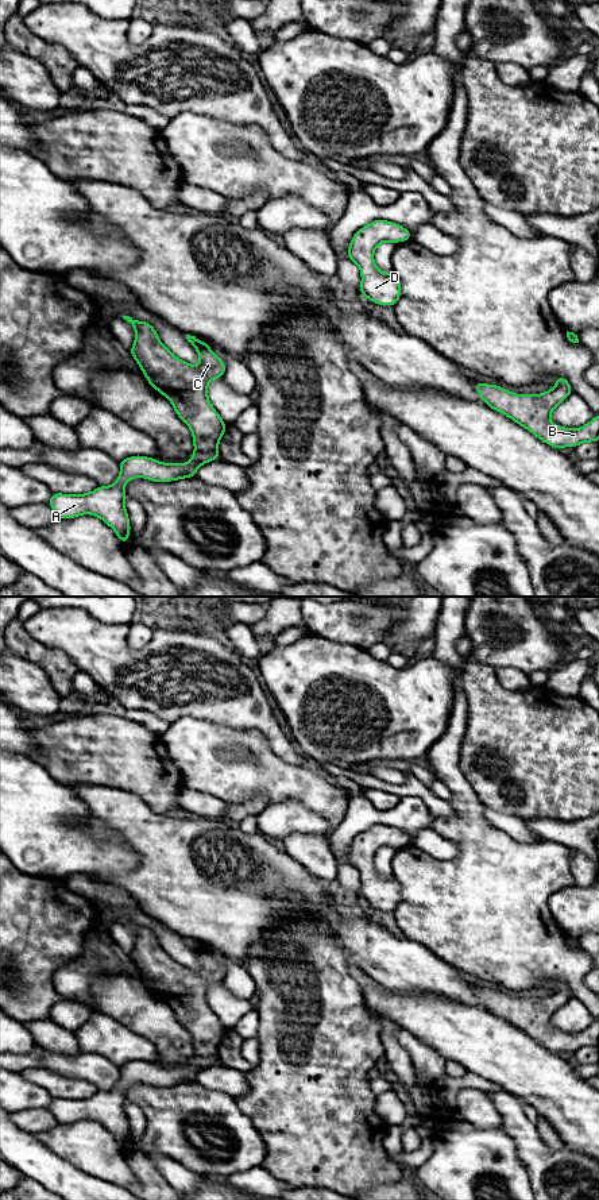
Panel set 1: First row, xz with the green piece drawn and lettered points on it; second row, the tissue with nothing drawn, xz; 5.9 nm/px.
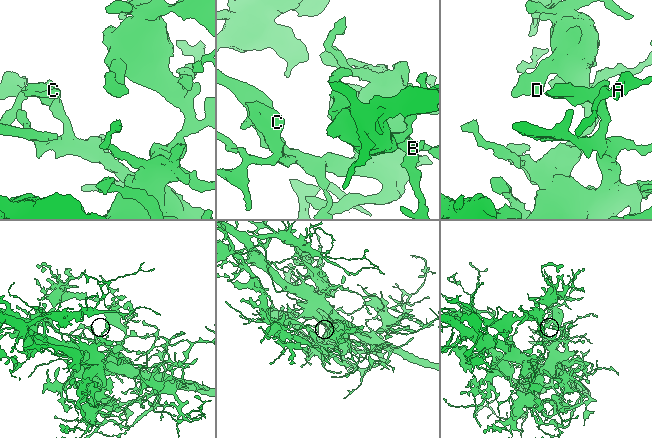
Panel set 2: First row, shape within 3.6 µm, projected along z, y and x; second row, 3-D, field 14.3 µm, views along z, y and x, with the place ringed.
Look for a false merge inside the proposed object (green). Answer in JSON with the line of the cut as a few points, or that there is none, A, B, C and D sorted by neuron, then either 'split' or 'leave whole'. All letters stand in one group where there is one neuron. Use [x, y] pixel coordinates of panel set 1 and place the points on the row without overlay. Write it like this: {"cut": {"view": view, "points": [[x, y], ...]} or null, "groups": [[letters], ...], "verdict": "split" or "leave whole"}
{"cut": {"view": "xz", "points": [[194, 1054], [216, 1056]]}, "groups": [["A"], ["B", "C", "D"]], "verdict": "split"}

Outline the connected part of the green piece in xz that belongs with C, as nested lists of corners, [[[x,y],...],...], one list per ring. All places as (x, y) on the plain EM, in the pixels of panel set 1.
[[[123,921],[135,933],[130,957],[147,987],[174,1011],[177,1020],[190,1033],[194,1056],[217,1056],[227,1029],[208,1003],[210,985],[224,981],[225,968],[208,948],[186,939],[197,954],[200,968],[193,971],[177,962],[158,942],[150,927]]]

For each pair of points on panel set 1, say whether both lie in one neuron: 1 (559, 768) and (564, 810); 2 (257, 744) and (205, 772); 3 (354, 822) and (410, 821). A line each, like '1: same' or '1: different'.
1: same
2: same
3: same

